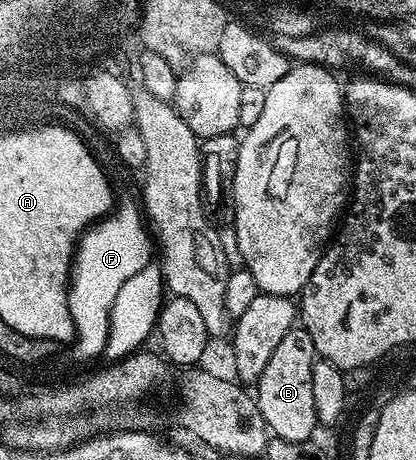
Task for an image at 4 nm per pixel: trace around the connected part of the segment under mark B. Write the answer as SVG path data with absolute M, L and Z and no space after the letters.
M294 327L275 346L263 375L255 382L257 406L274 437L283 440L308 441L319 429L315 399L311 392L311 367L315 360L311 335L303 327Z

